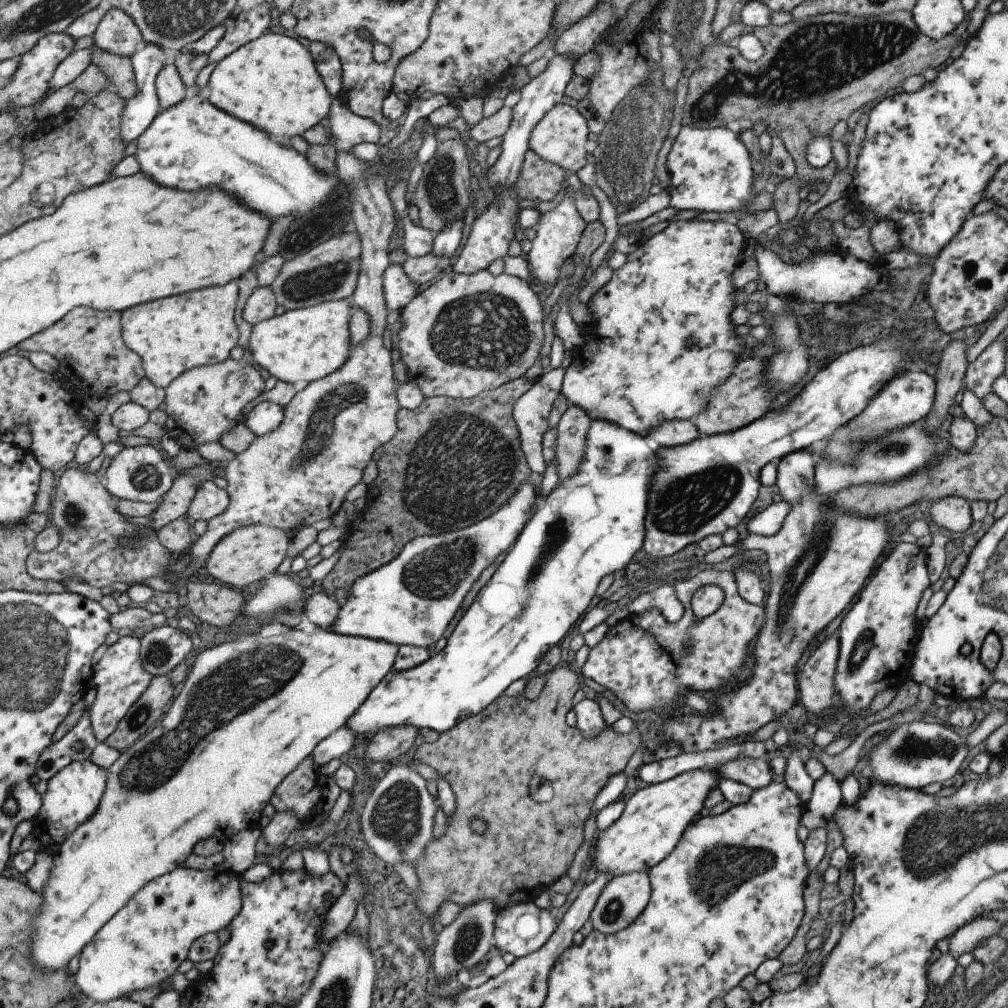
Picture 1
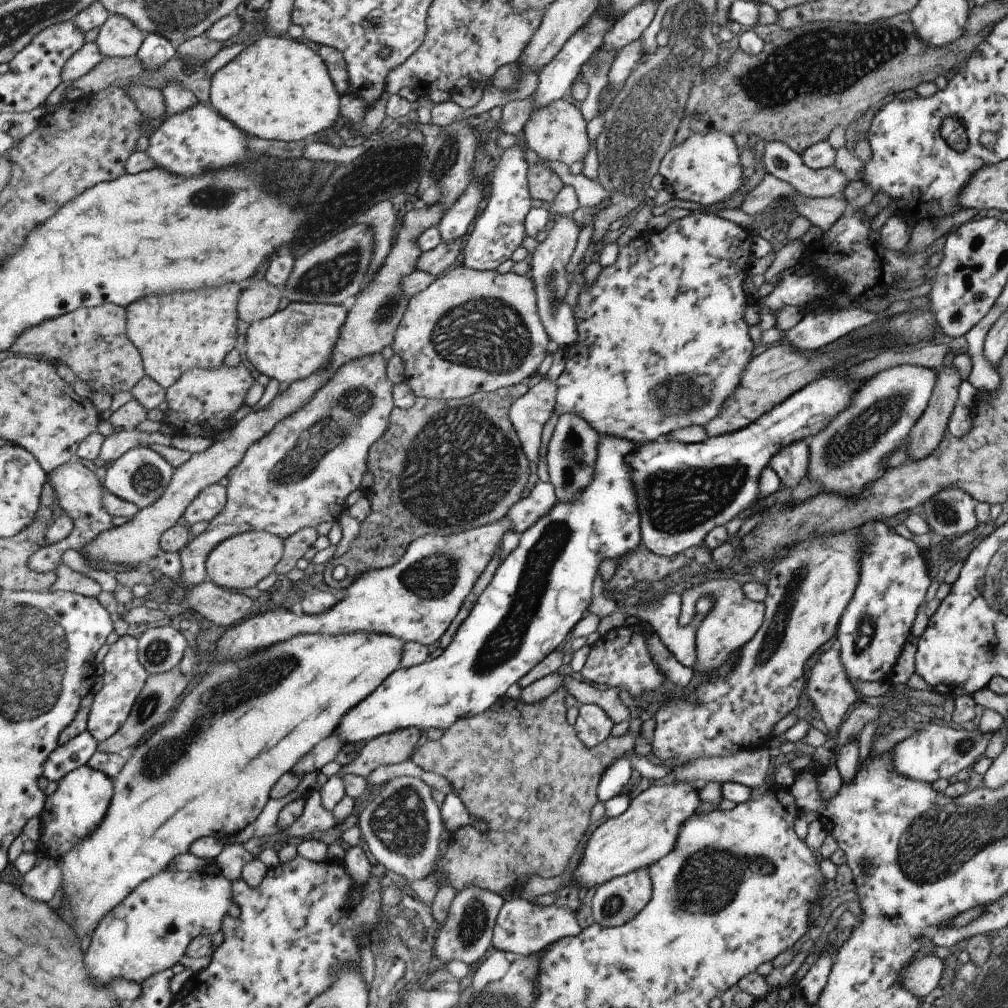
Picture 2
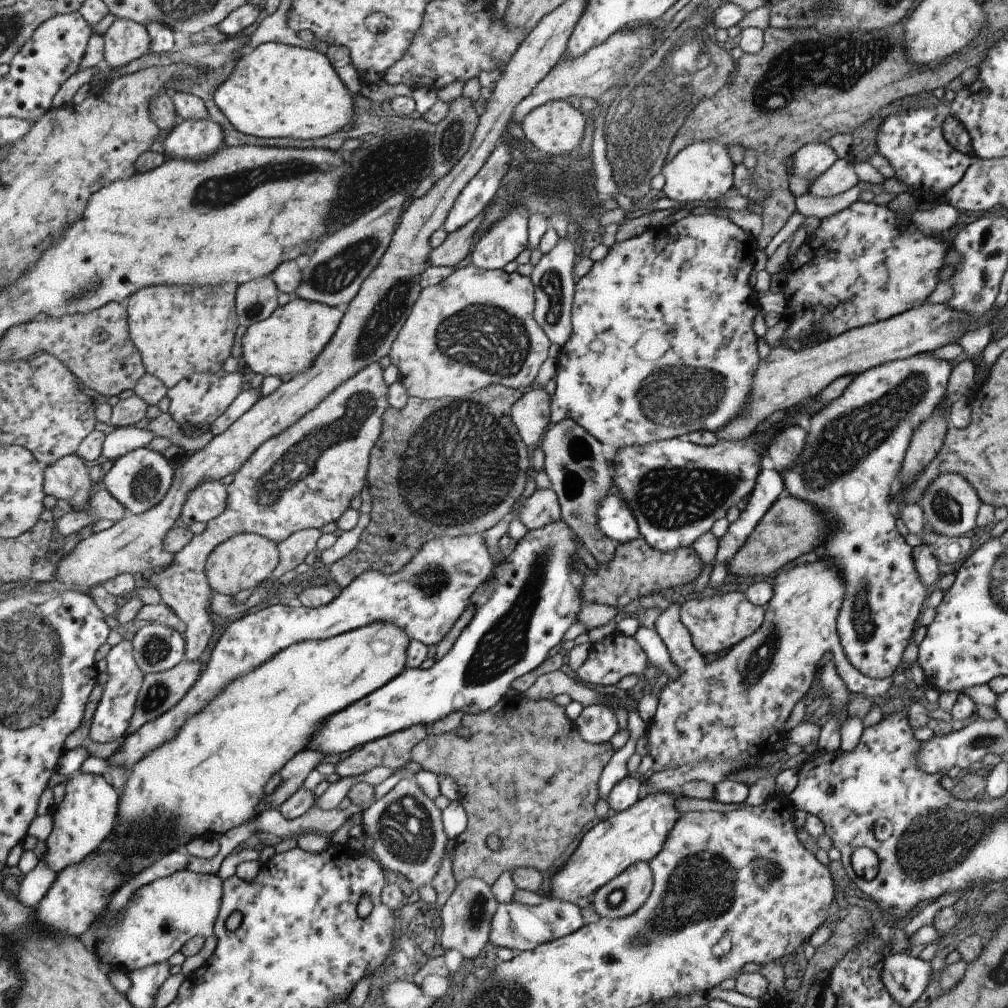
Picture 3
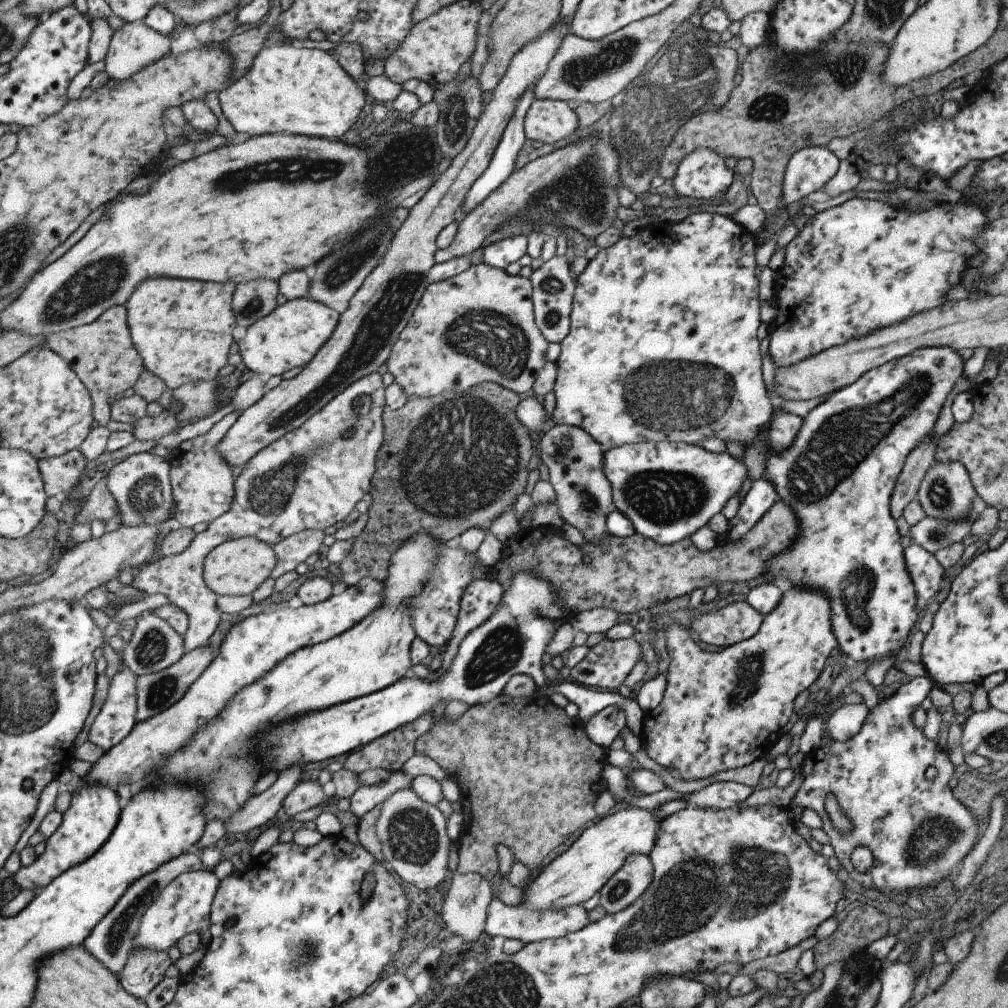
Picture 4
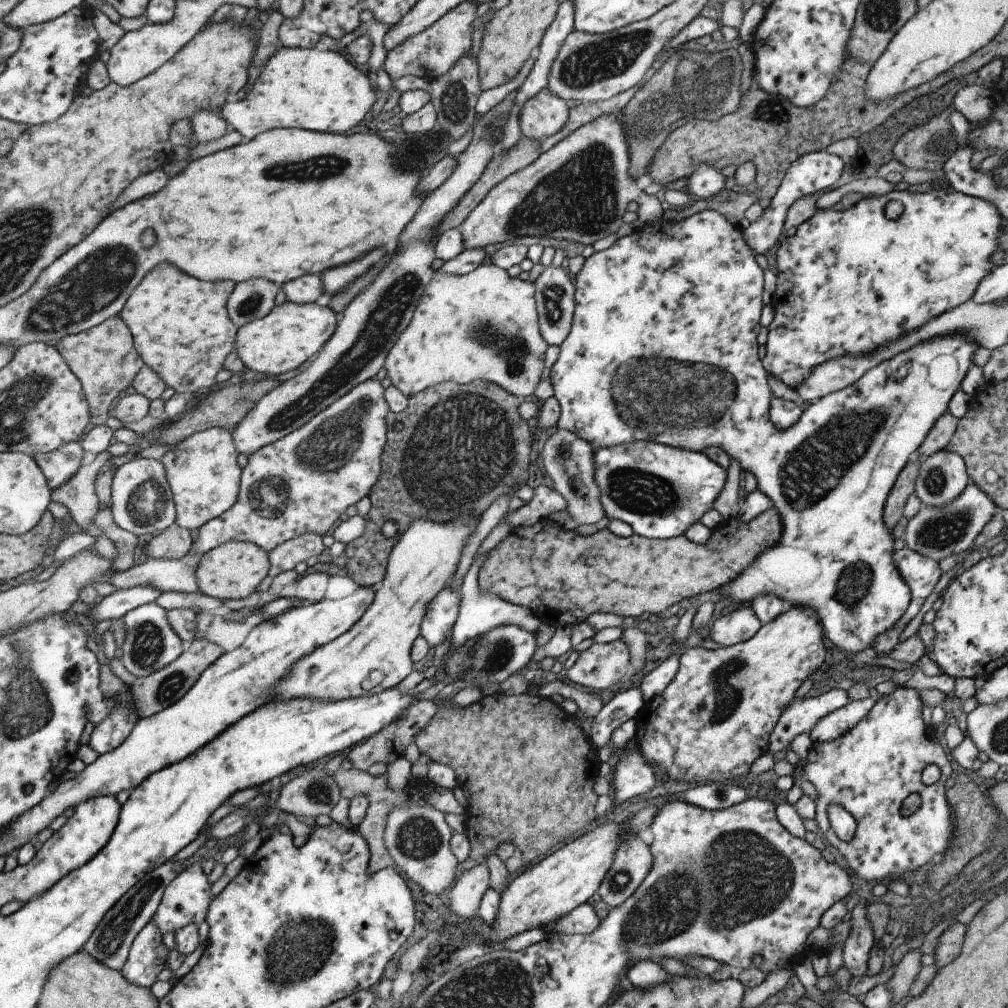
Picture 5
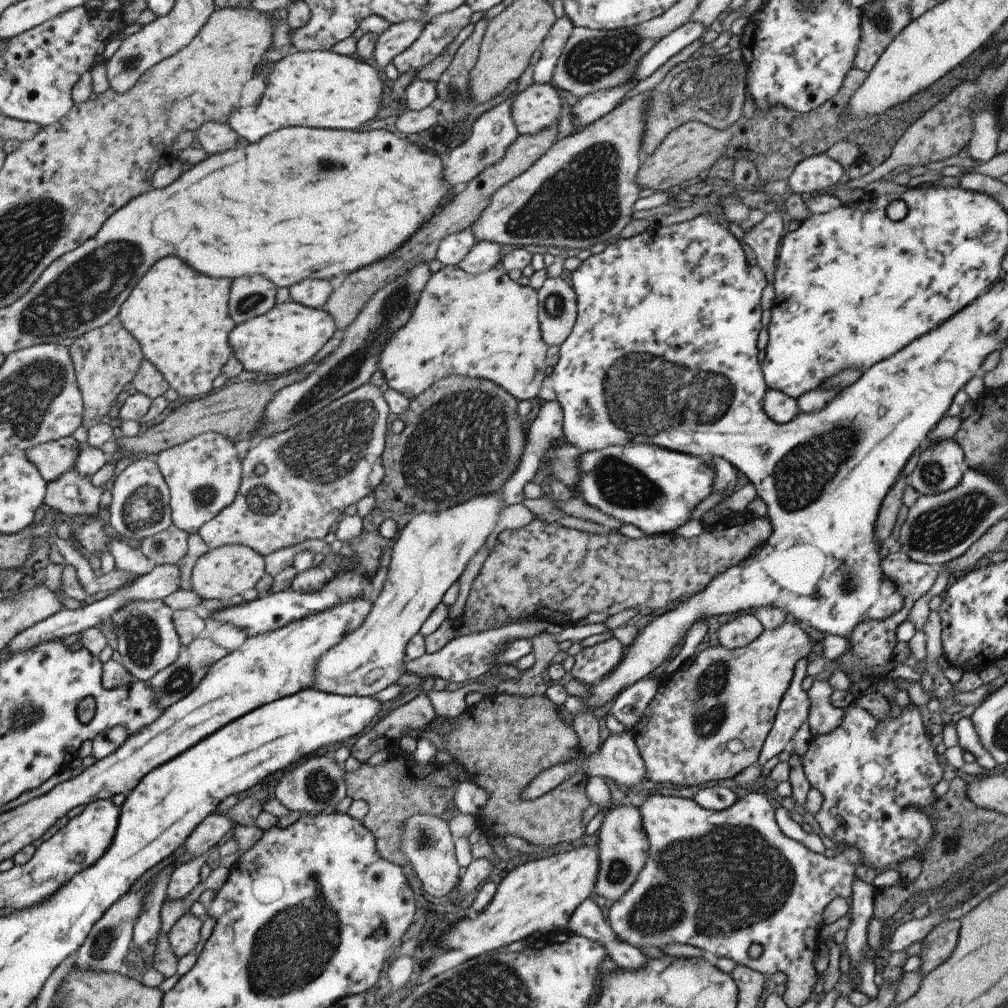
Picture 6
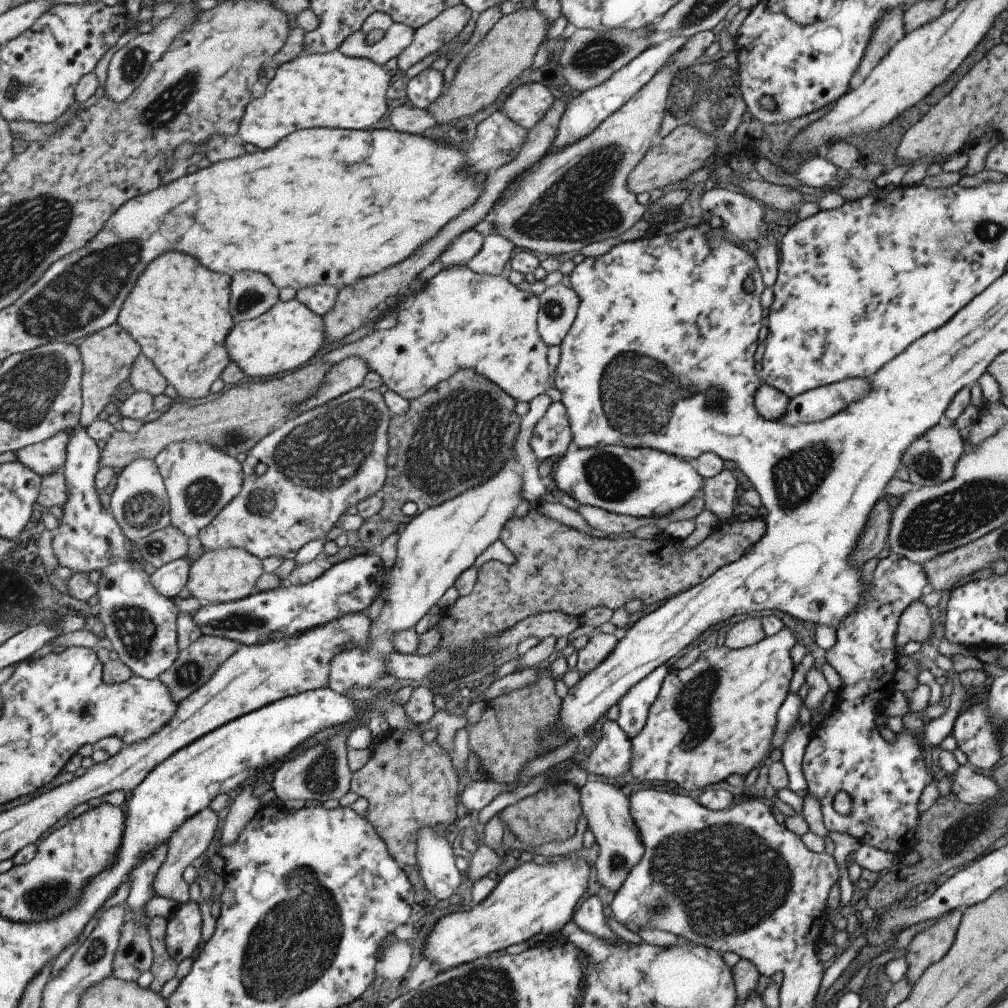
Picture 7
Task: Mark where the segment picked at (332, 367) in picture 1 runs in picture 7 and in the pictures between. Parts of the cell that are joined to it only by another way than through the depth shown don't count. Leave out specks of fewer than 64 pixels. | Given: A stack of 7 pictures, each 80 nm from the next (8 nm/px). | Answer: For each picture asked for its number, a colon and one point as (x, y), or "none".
2: (294, 342)
3: (286, 342)
4: (289, 336)
5: (290, 333)
6: (288, 334)
7: (288, 335)

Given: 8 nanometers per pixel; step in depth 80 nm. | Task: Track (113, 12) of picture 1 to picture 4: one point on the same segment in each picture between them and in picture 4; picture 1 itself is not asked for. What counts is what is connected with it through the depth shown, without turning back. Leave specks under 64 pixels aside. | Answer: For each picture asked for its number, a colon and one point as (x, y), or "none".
2: (118, 38)
3: (124, 41)
4: (135, 46)

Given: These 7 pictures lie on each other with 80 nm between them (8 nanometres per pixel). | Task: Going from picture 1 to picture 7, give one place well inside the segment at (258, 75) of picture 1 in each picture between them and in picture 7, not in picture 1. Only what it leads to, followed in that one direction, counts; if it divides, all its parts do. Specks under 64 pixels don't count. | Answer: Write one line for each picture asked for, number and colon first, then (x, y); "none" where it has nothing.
2: (278, 88)
3: (274, 91)
4: (290, 89)
5: (316, 89)
6: (319, 89)
7: (332, 90)

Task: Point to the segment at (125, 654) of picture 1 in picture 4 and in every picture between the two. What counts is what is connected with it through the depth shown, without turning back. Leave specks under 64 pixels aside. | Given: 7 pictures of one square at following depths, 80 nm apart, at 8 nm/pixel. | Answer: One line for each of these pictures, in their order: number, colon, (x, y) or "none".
2: (123, 676)
3: (111, 717)
4: (115, 718)

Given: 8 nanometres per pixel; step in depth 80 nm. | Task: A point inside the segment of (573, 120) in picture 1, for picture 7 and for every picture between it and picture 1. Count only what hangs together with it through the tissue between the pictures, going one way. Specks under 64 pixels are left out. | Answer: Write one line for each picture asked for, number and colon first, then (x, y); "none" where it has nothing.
2: (556, 131)
3: (555, 127)
4: (547, 120)
5: (540, 116)
6: (535, 107)
7: (525, 105)

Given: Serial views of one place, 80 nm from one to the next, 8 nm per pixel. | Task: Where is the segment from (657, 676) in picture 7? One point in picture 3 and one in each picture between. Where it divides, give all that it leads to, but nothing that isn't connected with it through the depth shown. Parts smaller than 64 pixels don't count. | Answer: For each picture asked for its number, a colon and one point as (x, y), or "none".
3: (596, 723)
4: (601, 729)
5: (623, 706)
6: (627, 706)

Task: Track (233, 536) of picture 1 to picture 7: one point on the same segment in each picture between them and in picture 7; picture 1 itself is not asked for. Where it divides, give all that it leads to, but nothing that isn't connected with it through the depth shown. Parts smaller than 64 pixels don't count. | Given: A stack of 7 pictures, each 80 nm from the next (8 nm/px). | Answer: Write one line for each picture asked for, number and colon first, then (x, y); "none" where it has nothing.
2: (238, 562)
3: (242, 562)
4: (236, 567)
5: (232, 570)
6: (226, 571)
7: (220, 576)

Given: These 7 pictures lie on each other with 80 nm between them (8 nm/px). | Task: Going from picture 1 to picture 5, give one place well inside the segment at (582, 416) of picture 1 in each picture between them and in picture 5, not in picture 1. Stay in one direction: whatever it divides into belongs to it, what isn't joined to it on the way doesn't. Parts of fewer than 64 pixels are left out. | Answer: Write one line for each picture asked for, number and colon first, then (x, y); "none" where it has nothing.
2: (570, 454)
3: (576, 465)
4: (573, 459)
5: (566, 459)

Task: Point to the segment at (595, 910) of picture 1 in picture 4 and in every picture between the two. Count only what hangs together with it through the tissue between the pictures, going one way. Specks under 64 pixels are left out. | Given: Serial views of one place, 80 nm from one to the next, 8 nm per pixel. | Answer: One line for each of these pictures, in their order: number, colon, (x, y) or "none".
2: (616, 901)
3: (621, 896)
4: (632, 877)

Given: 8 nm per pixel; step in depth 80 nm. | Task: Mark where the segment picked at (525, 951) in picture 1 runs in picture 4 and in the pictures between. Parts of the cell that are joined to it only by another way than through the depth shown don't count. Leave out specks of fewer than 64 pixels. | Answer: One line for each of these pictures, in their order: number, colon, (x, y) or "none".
2: (520, 927)
3: (520, 927)
4: (500, 919)

